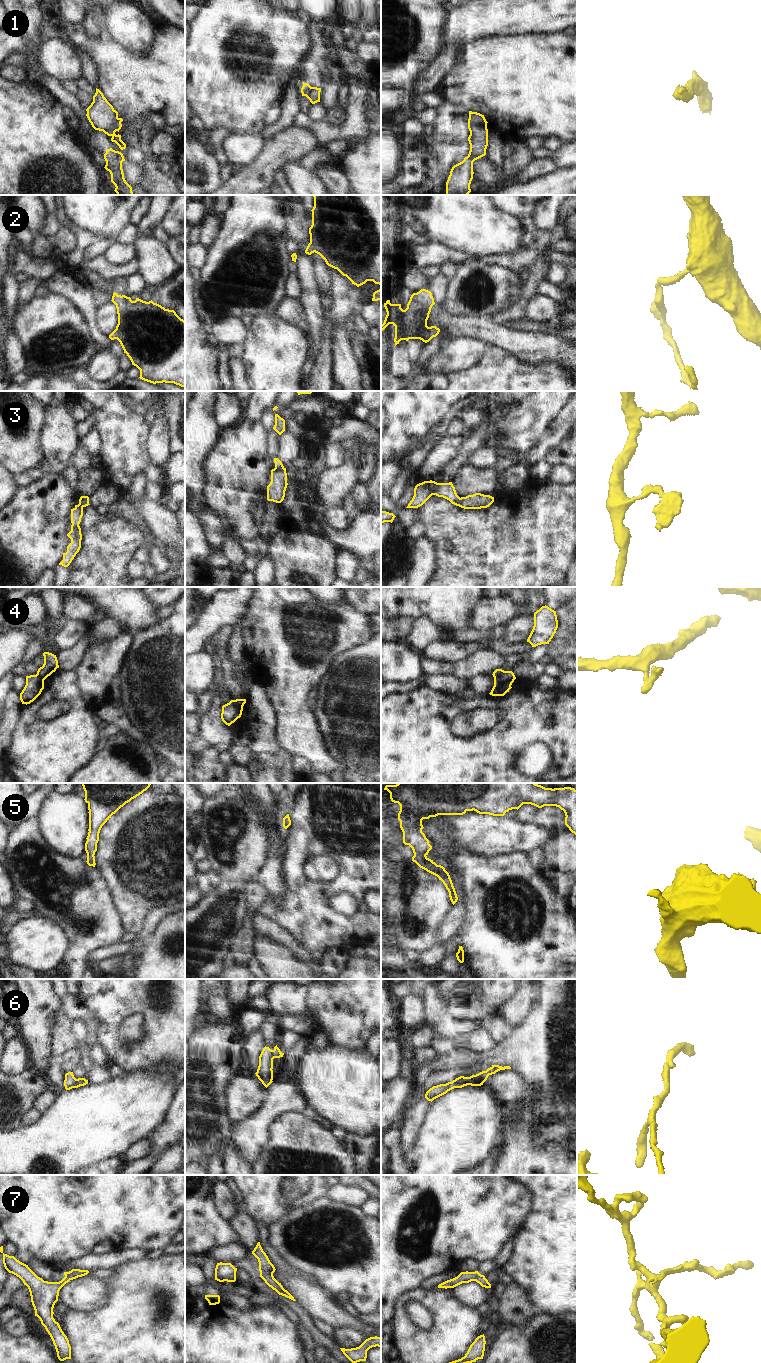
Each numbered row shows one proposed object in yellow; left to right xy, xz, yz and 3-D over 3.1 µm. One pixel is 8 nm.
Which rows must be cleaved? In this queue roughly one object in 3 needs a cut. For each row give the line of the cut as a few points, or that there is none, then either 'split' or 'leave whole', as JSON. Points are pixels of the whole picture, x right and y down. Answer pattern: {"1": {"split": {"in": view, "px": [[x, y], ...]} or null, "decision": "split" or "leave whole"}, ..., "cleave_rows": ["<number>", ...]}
{"1": {"split": {"in": "xy", "px": [[114, 151], [121, 163]]}, "decision": "split"}, "2": {"split": null, "decision": "leave whole"}, "3": {"split": {"in": "xz", "px": [[283, 467], [280, 469], [274, 468]]}, "decision": "split"}, "4": {"split": {"in": "xz", "px": [[233, 700], [233, 705], [239, 717]]}, "decision": "split"}, "5": {"split": null, "decision": "leave whole"}, "6": {"split": null, "decision": "leave whole"}, "7": {"split": null, "decision": "leave whole"}, "cleave_rows": ["1", "3", "4"]}

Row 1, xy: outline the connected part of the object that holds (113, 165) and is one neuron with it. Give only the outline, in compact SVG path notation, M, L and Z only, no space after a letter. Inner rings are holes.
M107 149L104 154L106 161L105 169L111 174L111 182L115 185L117 195L133 195L132 187L126 182L122 169L122 163L119 161L115 150Z

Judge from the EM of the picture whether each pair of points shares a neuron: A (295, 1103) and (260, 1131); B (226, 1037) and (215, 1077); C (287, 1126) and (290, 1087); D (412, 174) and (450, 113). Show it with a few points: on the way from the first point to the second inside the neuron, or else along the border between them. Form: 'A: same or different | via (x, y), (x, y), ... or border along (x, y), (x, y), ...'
A: same | via (285, 1103), (281, 1103), (263, 1121)
B: same | via (217, 1047), (215, 1049), (215, 1067)
C: different | border along (307, 1112), (282, 1112), (269, 1125)
D: same | via (428, 162), (439, 151), (440, 132), (443, 129)

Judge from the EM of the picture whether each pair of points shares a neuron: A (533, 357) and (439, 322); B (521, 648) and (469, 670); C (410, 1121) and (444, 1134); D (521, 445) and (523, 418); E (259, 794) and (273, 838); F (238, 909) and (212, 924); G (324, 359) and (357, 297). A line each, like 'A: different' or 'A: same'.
A: same
B: different
C: different
D: same
E: same
F: same
G: same

